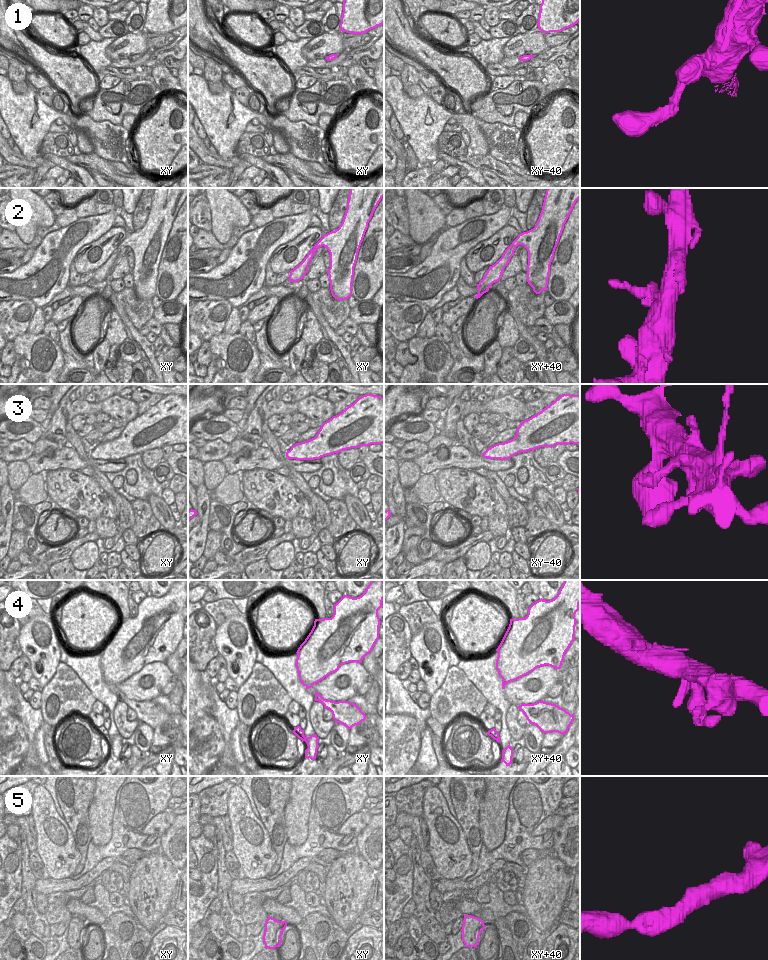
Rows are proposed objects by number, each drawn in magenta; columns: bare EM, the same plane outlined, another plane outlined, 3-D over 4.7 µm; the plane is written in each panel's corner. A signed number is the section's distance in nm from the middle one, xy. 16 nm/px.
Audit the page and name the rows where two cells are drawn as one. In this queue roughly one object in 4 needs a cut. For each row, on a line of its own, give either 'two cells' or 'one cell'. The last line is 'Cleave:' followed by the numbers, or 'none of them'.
1: one cell
2: one cell
3: one cell
4: one cell
5: one cell
Cleave: none of them

